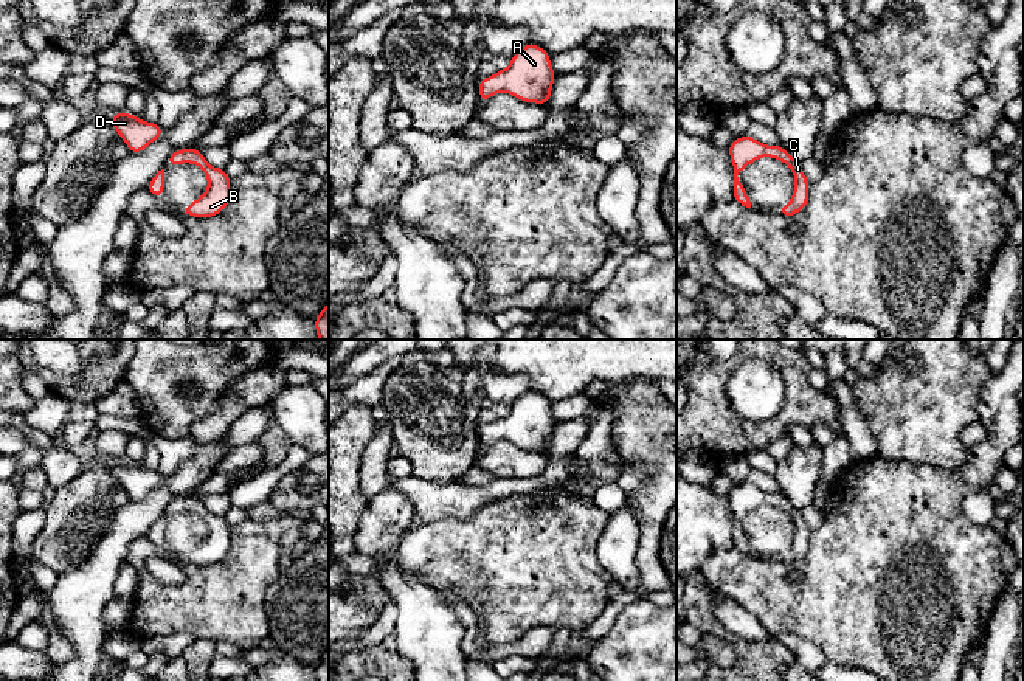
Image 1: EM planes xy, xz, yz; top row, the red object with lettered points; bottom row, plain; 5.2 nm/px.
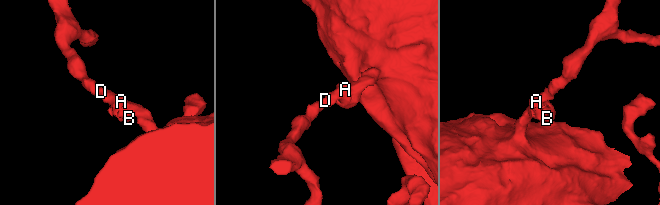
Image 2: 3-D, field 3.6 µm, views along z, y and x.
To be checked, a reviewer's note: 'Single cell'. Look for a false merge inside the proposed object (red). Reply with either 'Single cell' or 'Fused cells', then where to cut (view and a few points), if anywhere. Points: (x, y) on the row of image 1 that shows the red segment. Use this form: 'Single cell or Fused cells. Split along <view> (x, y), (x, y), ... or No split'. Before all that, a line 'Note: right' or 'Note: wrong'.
Note: right
Single cell. No split

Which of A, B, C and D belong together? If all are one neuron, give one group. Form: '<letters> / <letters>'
A B C D

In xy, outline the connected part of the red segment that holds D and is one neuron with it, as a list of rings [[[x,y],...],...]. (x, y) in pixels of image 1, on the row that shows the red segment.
[[[110,113],[115,132],[123,138],[132,154],[143,152],[150,143],[163,135],[157,123],[138,119],[130,113]]]

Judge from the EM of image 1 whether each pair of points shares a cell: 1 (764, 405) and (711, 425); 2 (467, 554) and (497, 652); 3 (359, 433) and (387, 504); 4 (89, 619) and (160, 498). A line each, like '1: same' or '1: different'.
1: different
2: different
3: different
4: same

